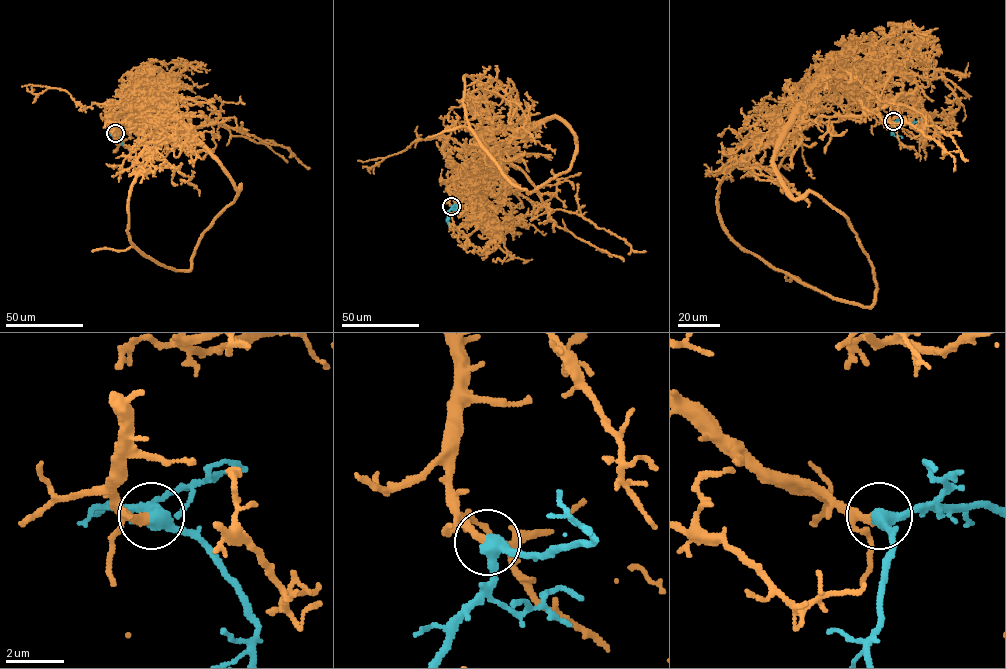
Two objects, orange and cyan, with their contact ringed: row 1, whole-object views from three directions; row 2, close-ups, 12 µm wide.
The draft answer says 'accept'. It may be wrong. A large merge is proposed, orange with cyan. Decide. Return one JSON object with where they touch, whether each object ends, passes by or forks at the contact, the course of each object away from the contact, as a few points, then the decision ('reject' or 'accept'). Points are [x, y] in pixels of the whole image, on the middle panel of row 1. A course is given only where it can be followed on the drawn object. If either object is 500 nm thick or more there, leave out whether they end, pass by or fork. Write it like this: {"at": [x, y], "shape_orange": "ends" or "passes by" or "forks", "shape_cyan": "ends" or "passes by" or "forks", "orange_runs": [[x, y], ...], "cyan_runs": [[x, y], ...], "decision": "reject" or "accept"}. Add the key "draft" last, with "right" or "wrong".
{"at": [451, 206], "shape_orange": "ends", "shape_cyan": "passes by", "orange_runs": [[451, 206], [451, 180], [515, 134], [480, 119], [479, 88], [496, 142], [547, 207], [646, 251]], "cyan_runs": [[451, 206], [447, 219], [450, 227]], "decision": "accept", "draft": "right"}

